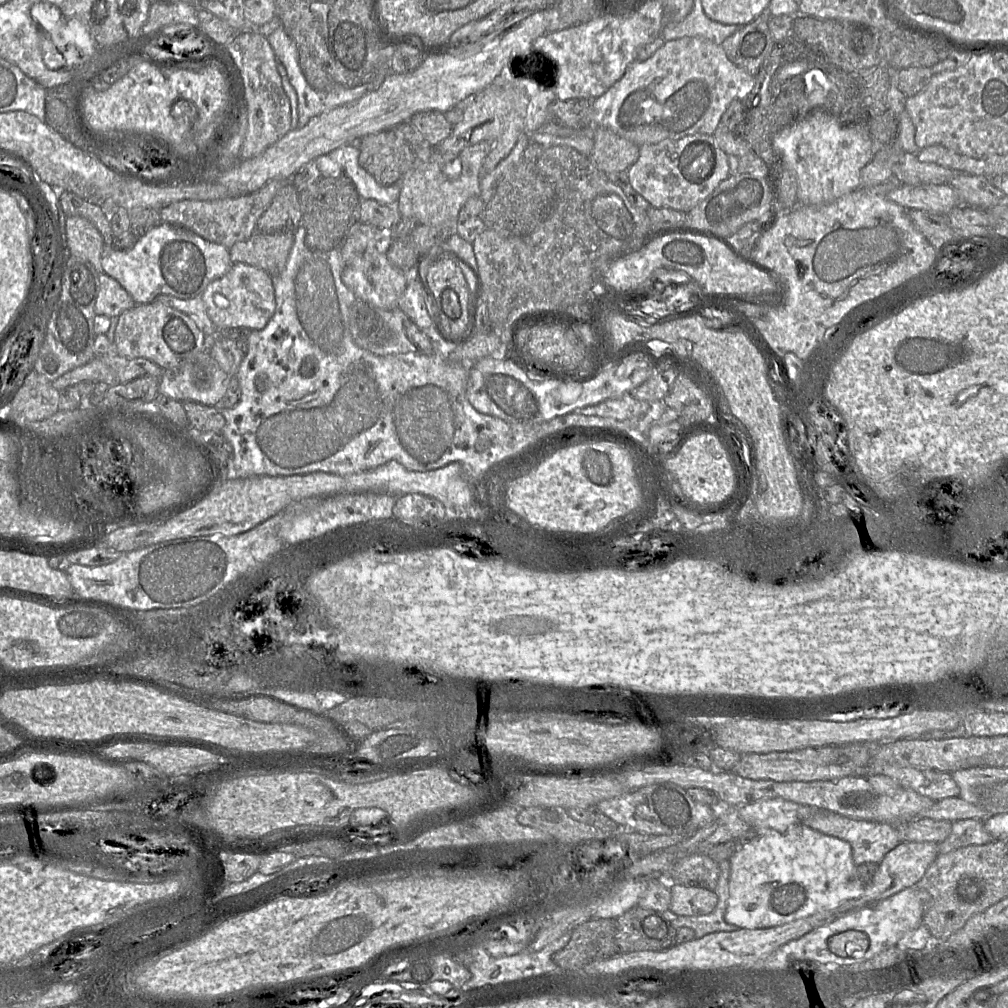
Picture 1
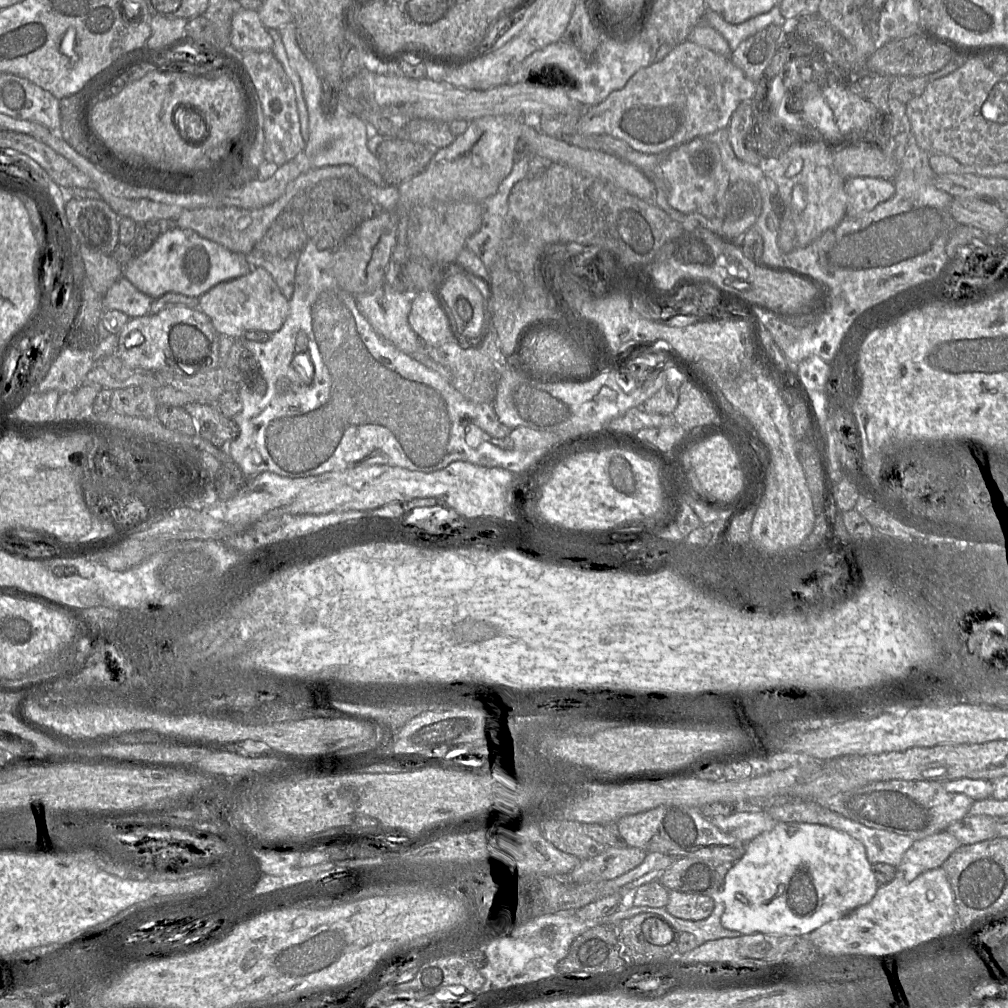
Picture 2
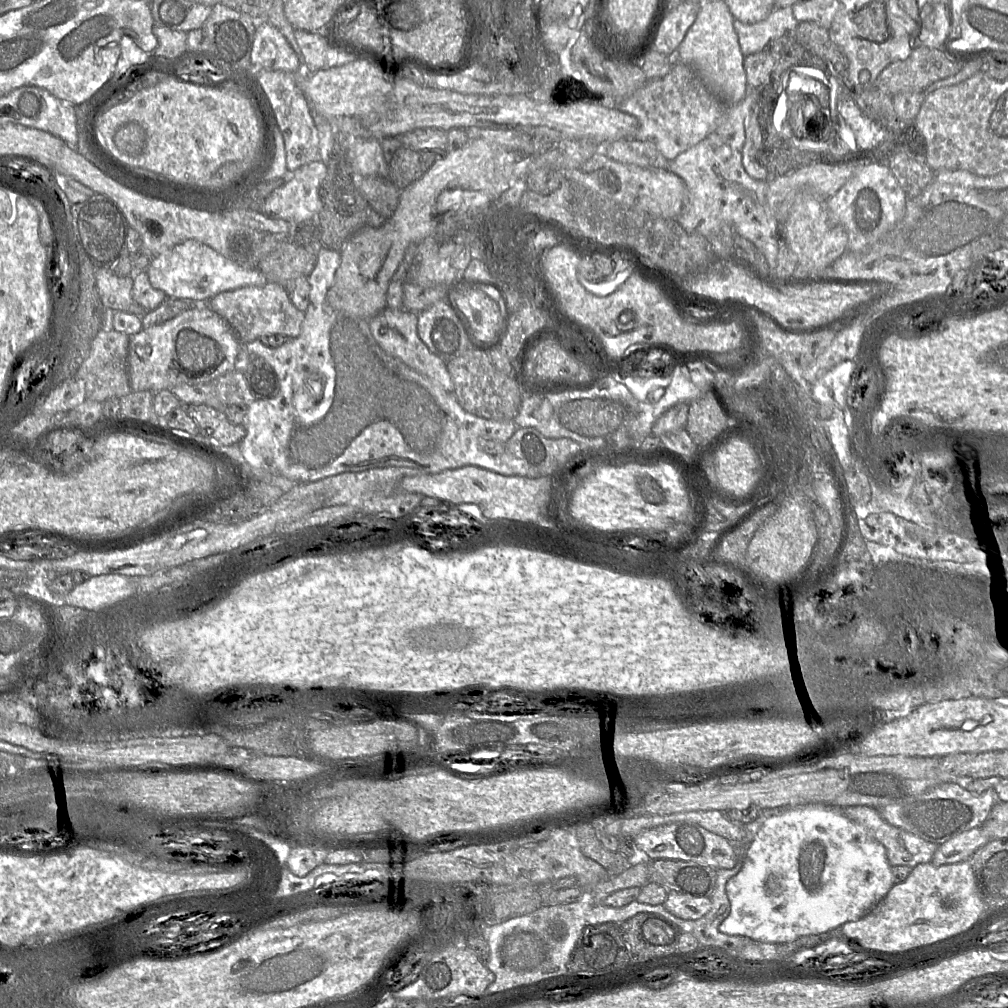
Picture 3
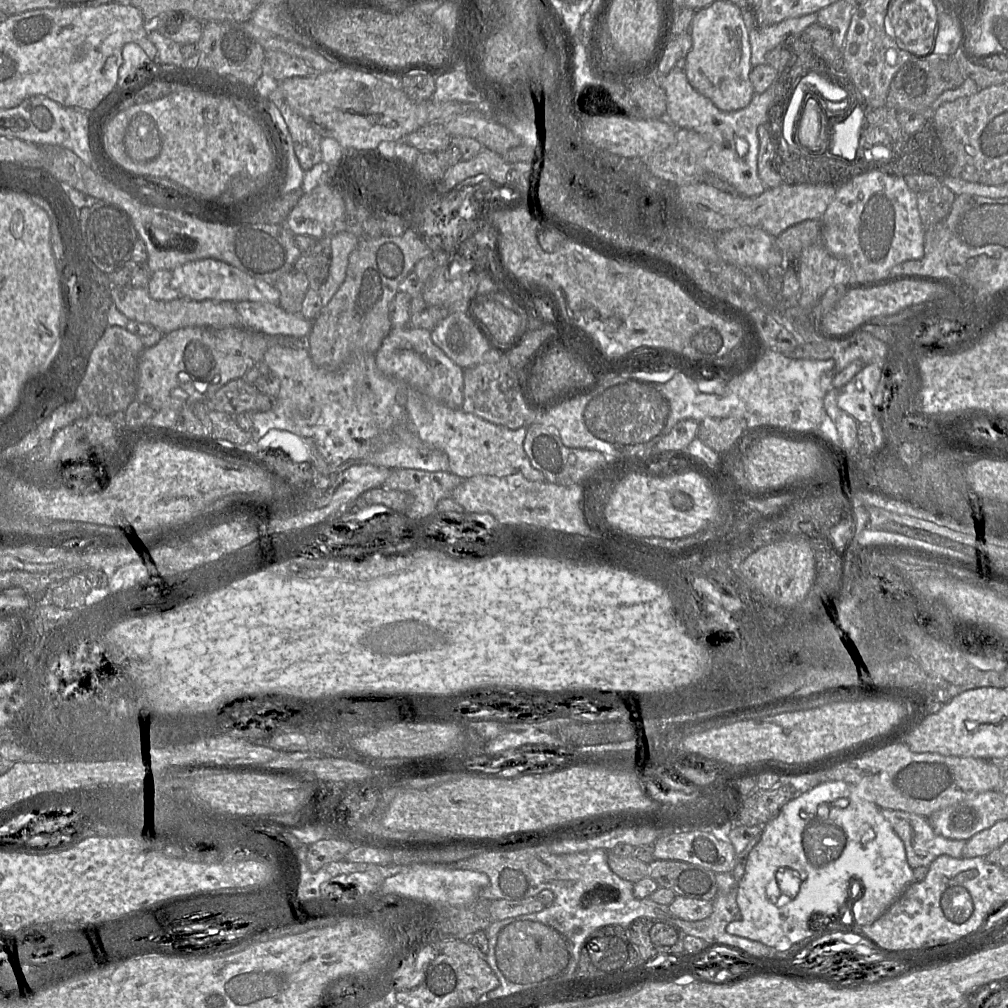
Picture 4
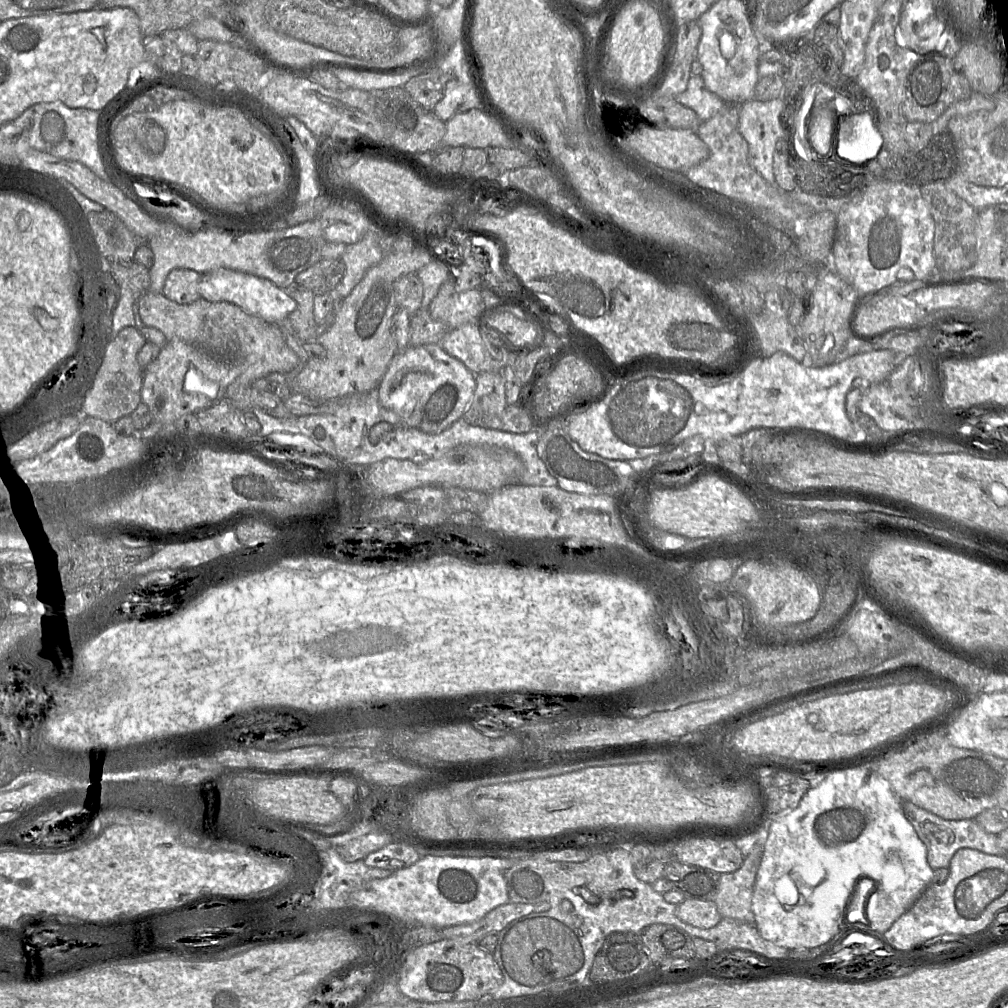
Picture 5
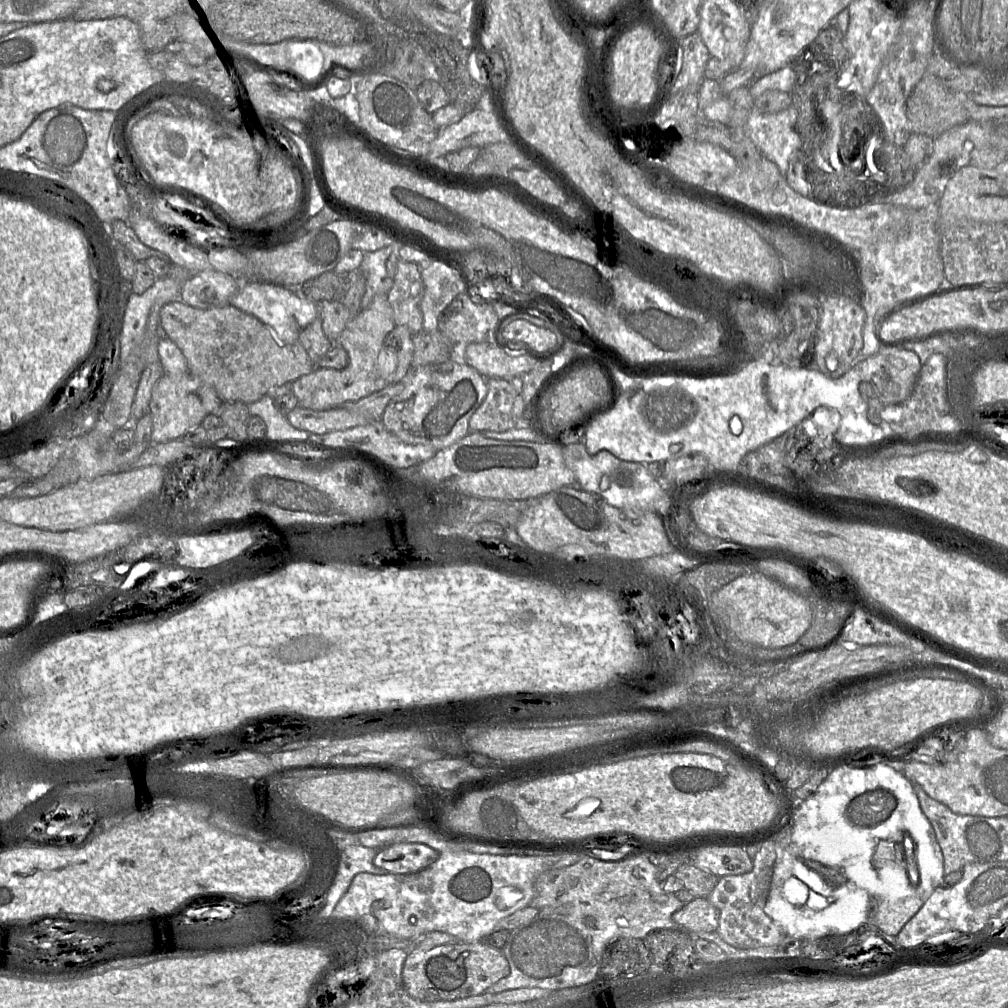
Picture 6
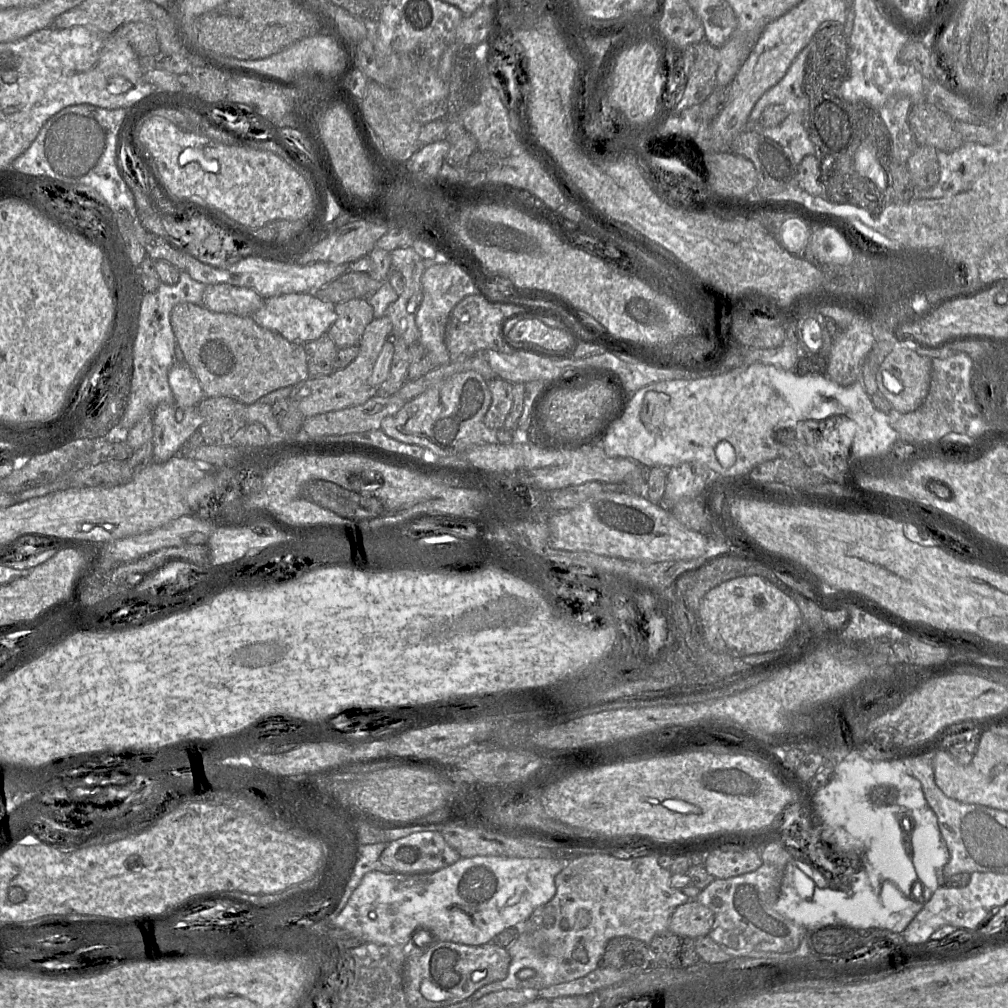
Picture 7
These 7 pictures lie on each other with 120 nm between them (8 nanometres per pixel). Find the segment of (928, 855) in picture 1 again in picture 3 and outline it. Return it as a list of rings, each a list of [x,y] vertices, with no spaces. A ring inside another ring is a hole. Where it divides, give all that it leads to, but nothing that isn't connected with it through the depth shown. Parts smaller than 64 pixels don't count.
[[[981,827],[962,832],[939,845],[931,863],[941,866],[969,860],[979,848],[990,840],[989,835]]]

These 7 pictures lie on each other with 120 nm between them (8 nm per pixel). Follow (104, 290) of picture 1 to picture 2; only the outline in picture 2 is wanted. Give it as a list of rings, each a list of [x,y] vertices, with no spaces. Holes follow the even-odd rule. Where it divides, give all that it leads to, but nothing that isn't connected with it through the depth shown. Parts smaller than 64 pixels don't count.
[[[120,277],[102,297],[104,310],[118,310],[130,318],[149,313],[153,299],[139,291],[127,278]]]

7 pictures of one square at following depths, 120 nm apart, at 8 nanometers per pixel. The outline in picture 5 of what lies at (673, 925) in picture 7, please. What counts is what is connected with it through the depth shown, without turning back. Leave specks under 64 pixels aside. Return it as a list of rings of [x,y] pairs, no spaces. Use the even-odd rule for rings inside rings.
[[[686,898],[677,905],[676,916],[685,923],[704,929],[716,926],[722,918],[714,901],[695,898]]]

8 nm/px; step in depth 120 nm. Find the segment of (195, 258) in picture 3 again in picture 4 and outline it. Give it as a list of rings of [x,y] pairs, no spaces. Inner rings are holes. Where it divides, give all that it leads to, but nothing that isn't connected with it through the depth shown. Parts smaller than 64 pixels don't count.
[[[205,258],[187,262],[172,271],[171,286],[181,297],[196,301],[251,301],[279,304],[280,293],[273,284],[256,279],[223,261]]]

